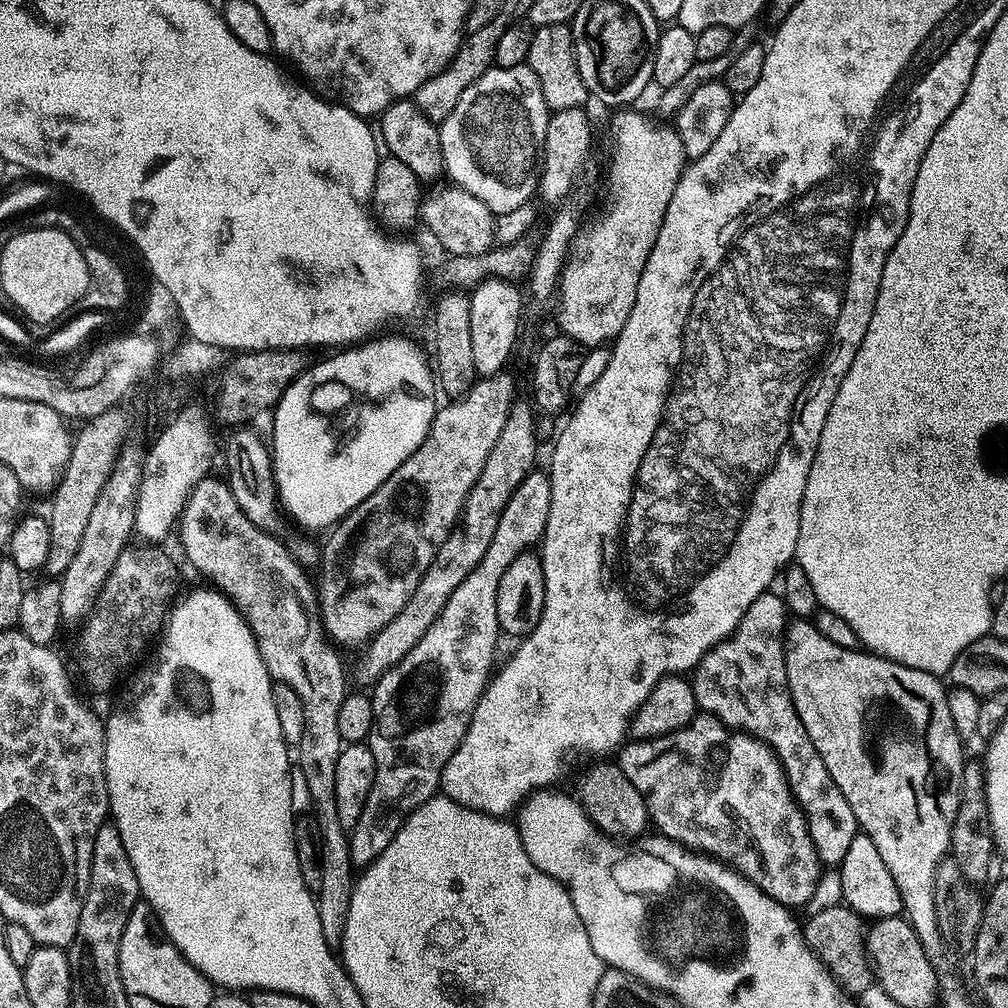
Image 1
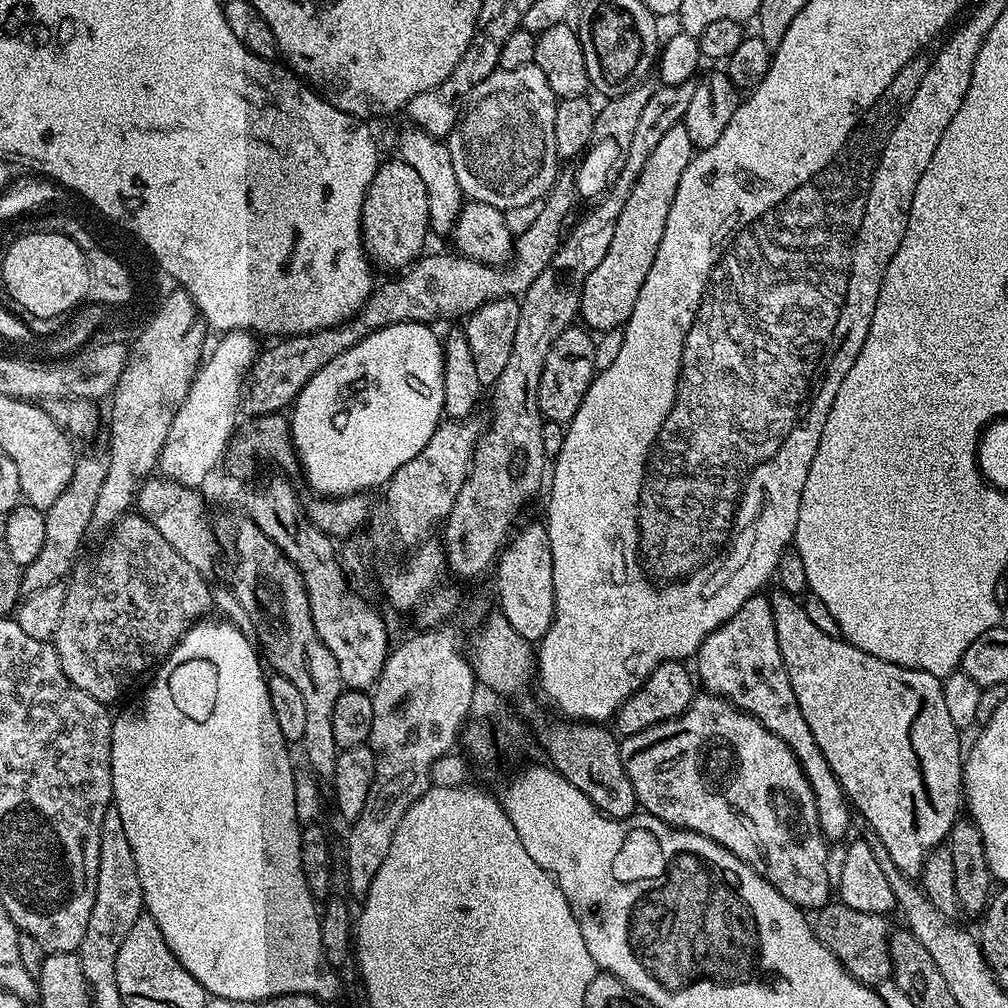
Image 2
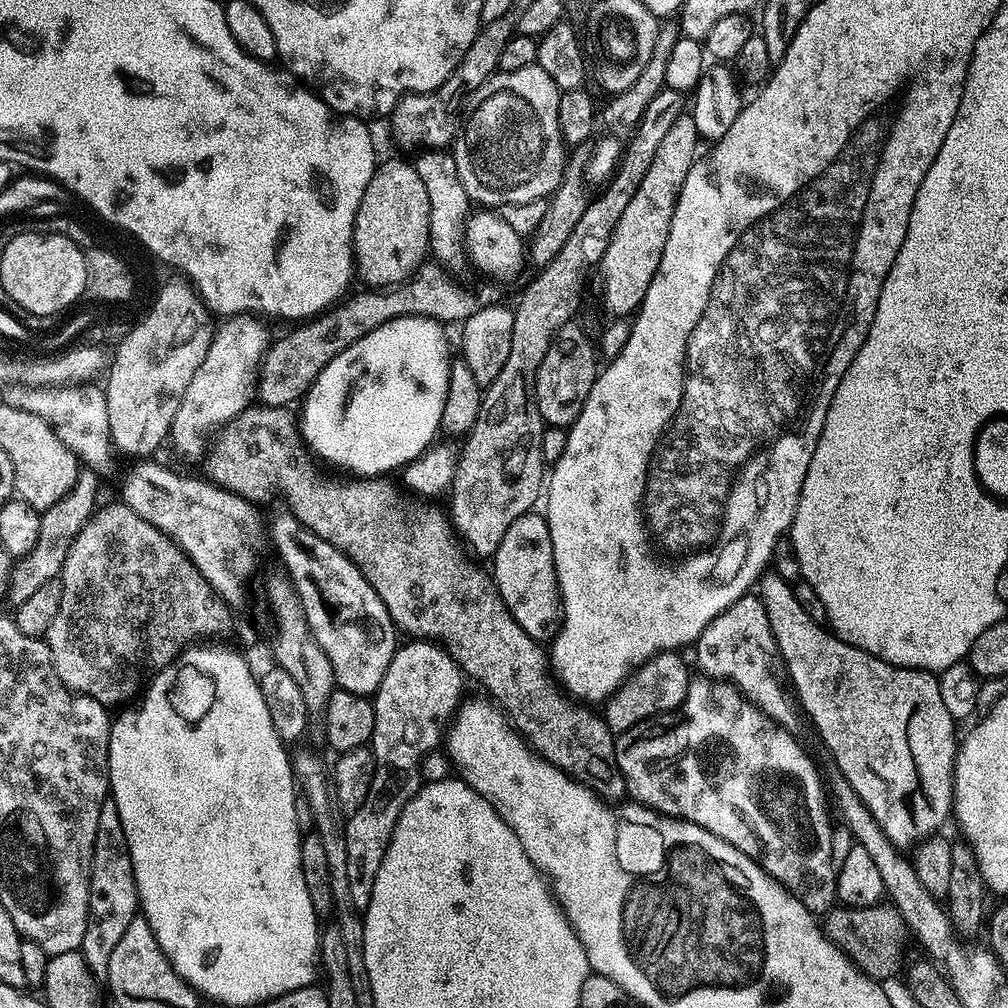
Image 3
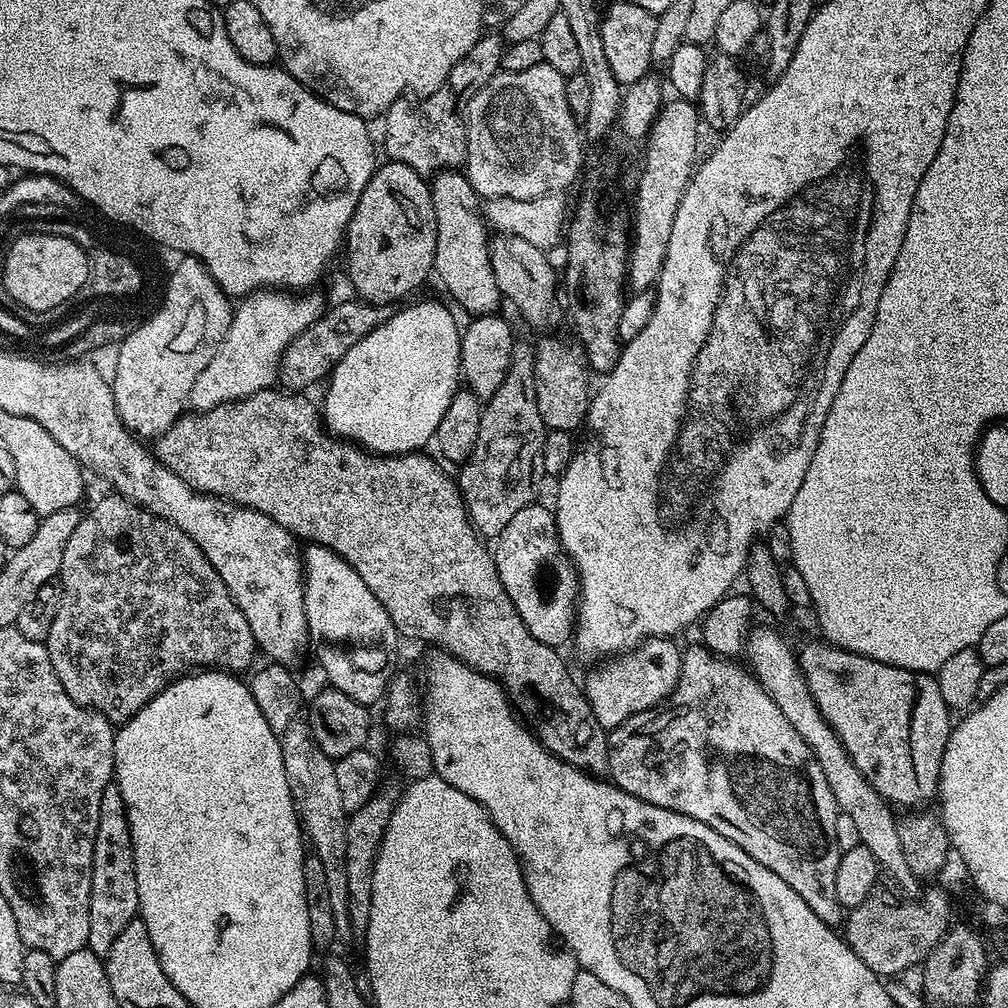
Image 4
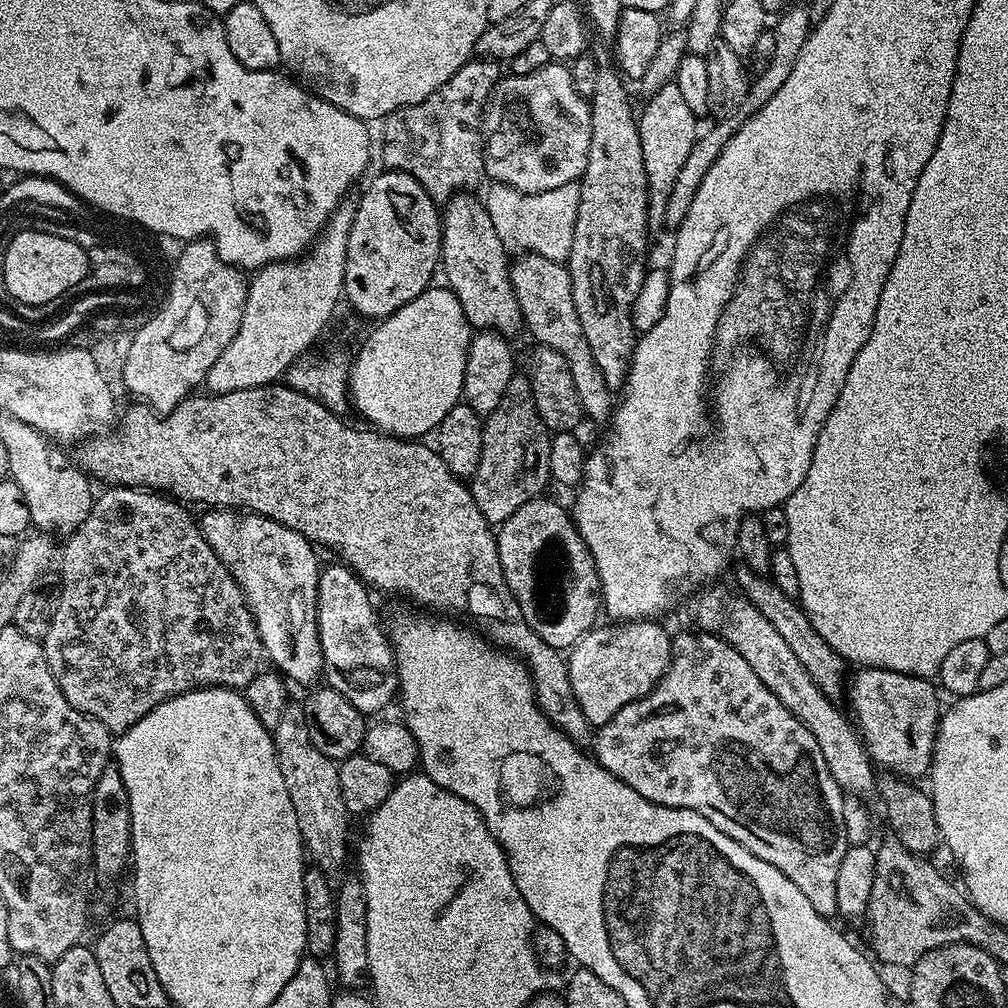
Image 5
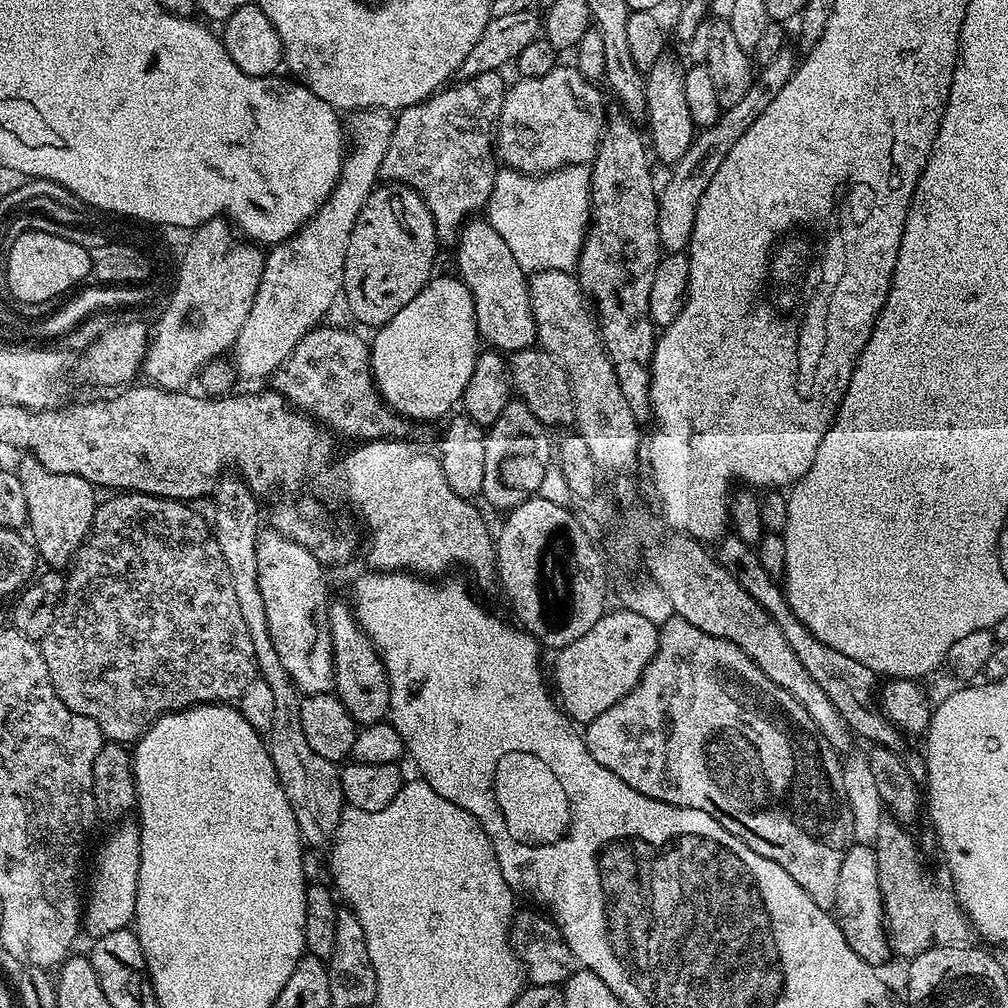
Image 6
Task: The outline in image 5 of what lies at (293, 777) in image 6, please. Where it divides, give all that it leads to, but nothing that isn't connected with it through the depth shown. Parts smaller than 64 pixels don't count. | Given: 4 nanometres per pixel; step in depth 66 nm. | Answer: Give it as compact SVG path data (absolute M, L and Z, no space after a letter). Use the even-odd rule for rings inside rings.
M290 702L286 706L286 710L282 710L282 719L278 722L276 728L271 729L272 741L276 747L276 757L278 758L278 766L282 766L282 779L286 782L286 790L290 790L290 802L294 802L294 814L298 814L298 830L301 838L304 839L304 846L307 855L310 857L311 863L315 867L324 871L324 875L329 878L343 877L344 863L350 860L350 852L348 856L348 820L350 821L350 813L346 810L346 802L342 802L342 786L338 786L338 764L337 761L326 758L326 754L322 754L322 750L318 750L318 746L314 746L314 741L310 739L310 726L306 726L306 714L304 713L304 705L300 702Z

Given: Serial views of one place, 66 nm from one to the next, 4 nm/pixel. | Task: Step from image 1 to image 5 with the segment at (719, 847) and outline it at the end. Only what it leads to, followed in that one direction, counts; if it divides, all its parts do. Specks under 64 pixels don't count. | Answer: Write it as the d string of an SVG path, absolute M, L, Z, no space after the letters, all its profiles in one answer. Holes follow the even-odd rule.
M684 632L680 637L677 635L673 639L672 665L656 683L656 688L650 690L650 694L646 694L641 700L635 700L624 706L622 710L618 710L618 714L614 714L614 718L610 718L610 722L606 722L595 733L596 752L594 751L594 759L603 768L610 770L610 774L614 774L622 782L626 782L626 786L630 786L630 790L638 790L638 794L642 794L642 798L667 808L685 808L702 814L702 818L706 818L714 826L718 826L718 830L722 830L722 834L726 834L730 838L734 838L734 842L746 846L746 850L750 850L750 854L754 854L758 858L762 858L762 862L770 862L770 866L782 870L782 874L786 874L786 878L790 878L790 882L794 882L794 886L798 886L798 890L802 890L802 894L806 894L810 906L814 906L814 910L818 910L818 914L829 918L835 917L838 913L838 866L842 866L842 858L850 846L844 829L845 793L841 792L838 782L834 782L834 774L830 774L830 766L826 766L826 758L822 758L822 750L818 750L818 742L814 742L814 734L810 734L810 730L806 730L804 723L798 718L794 718L794 714L790 714L790 710L786 710L786 706L782 706L782 702L778 702L778 698L774 694L770 694L770 690L766 690L766 686L762 686L758 674L754 674L753 668L746 663L746 658L742 658L742 654L738 654L738 650L734 650L734 646L730 646L715 634L699 635L691 636L690 633Z

